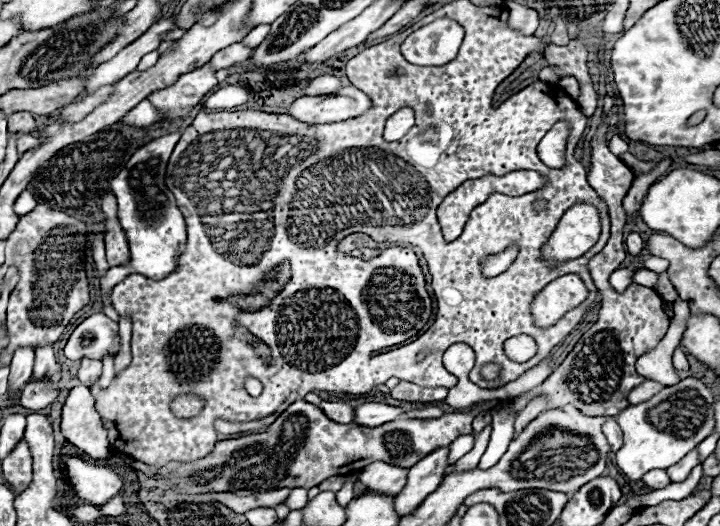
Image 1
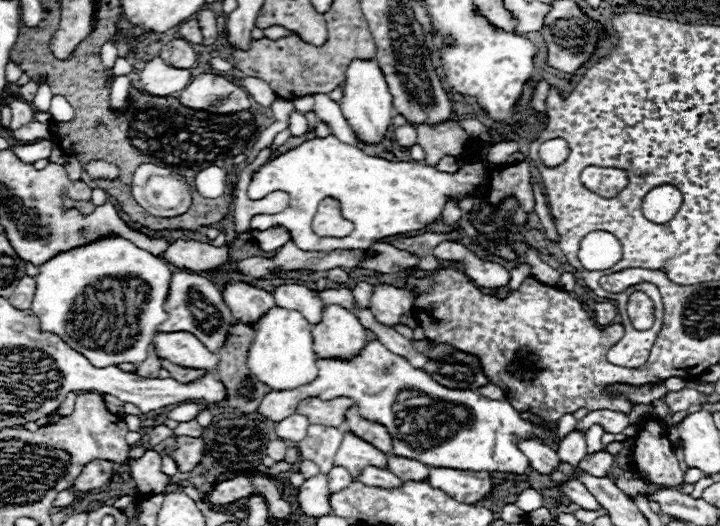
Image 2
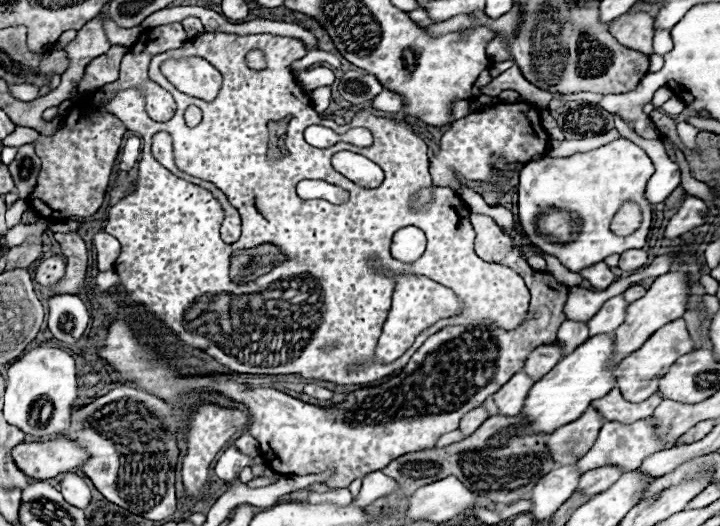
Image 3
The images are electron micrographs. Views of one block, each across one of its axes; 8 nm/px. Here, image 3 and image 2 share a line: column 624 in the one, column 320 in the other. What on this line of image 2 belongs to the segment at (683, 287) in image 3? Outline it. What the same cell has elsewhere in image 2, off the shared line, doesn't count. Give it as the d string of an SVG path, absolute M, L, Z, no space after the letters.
M330 304L322 310L320 322L312 326L314 352L318 356L344 356L348 360L348 356L356 356L368 342L366 332L352 312Z

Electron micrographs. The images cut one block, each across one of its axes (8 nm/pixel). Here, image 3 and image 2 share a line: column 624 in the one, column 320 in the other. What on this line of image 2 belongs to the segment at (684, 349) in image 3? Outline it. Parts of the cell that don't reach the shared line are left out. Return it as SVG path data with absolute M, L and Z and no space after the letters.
M378 340L366 342L364 350L352 358L352 360L340 360L340 358L316 358L318 364L318 376L294 390L280 390L280 392L268 392L264 396L258 412L272 420L280 422L284 416L290 416L296 412L296 406L300 400L316 396L322 400L332 398L352 398L356 406L360 408L360 414L368 420L376 420L392 432L392 444L398 456L412 456L414 460L420 460L426 466L442 466L442 468L460 468L460 470L480 470L480 472L504 472L504 474L524 474L530 466L530 460L520 452L518 440L534 438L548 444L554 452L558 450L558 442L552 434L552 430L546 424L536 424L520 418L520 412L512 408L506 400L490 400L478 392L456 392L450 388L440 388L424 370L414 368L404 356L398 356L390 352L386 346L382 346Z

